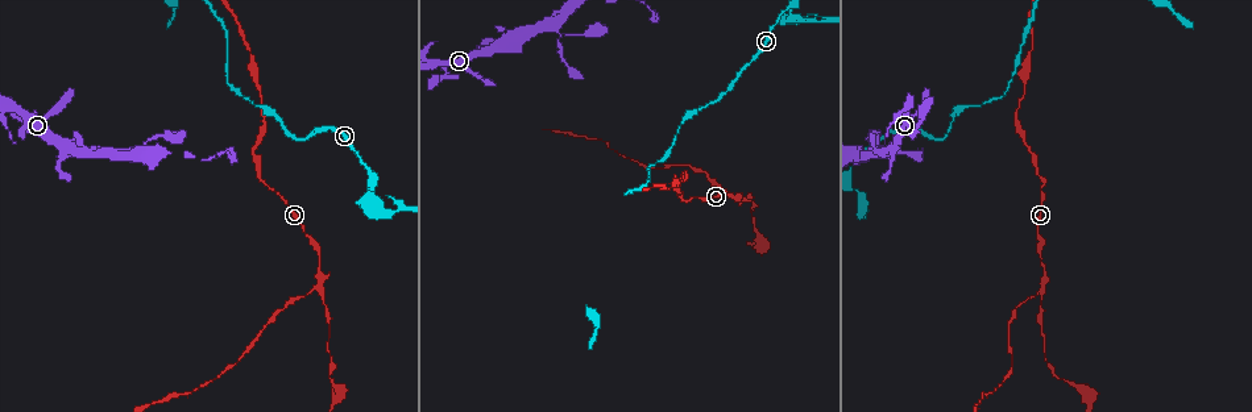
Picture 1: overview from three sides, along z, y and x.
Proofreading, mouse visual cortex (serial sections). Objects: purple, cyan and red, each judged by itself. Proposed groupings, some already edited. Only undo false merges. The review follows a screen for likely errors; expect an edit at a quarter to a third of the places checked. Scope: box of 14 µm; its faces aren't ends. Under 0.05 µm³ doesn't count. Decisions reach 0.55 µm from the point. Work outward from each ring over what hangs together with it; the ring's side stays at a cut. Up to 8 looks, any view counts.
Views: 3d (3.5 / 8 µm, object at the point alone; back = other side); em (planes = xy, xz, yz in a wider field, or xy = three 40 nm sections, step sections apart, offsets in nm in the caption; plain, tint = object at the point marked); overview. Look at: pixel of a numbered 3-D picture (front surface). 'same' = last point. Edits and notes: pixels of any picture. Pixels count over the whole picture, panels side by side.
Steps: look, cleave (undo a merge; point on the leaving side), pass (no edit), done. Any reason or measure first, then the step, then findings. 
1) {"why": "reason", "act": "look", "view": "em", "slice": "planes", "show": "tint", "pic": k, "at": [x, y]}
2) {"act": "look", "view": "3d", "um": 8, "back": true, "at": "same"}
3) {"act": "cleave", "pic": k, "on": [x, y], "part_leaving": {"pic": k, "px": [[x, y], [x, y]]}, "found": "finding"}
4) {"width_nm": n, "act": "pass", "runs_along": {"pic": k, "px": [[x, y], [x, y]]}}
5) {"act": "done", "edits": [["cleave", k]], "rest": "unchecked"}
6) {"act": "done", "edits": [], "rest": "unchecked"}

{"why": "arms part here", "act": "look", "view": "3d", "um": 8, "pic": 1, "at": [893, 147]}

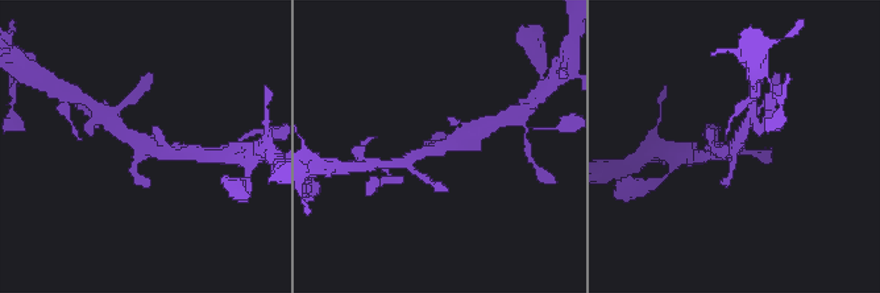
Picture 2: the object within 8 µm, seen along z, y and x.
{"why": "zoom in", "act": "look", "view": "3d", "um": 3.5, "pic": 2, "at": [138, 144]}

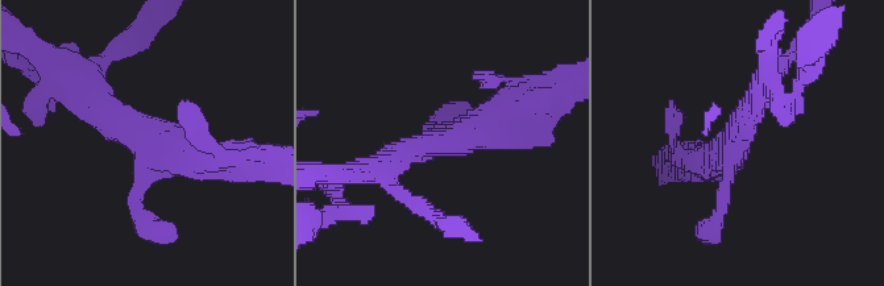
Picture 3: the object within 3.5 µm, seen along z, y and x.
{"why": "now the EM", "act": "look", "view": "em", "slice": "xy", "step": 2, "show": "tint", "pic": 3, "at": [736, 141]}

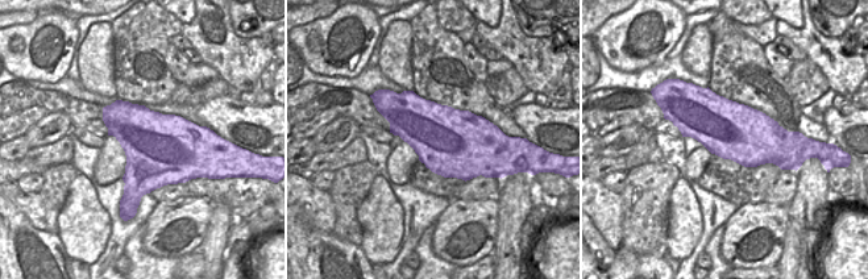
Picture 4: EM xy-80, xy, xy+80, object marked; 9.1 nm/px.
{"act": "pass", "runs_along": {"pic": 3, "px": [[81, 87], [133, 136], [221, 161]]}, "found": "continuous, no second cell"}

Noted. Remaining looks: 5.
{"why": "looks like a crossing", "act": "look", "view": "3d", "um": 8, "back": true, "pic": 1, "at": [552, 24]}

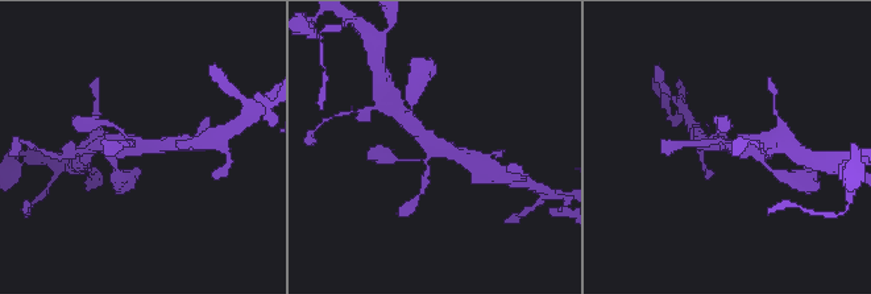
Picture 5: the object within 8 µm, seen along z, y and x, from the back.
{"why": "closer look", "act": "look", "view": "3d", "um": 3.5, "pic": 5, "at": [439, 148]}

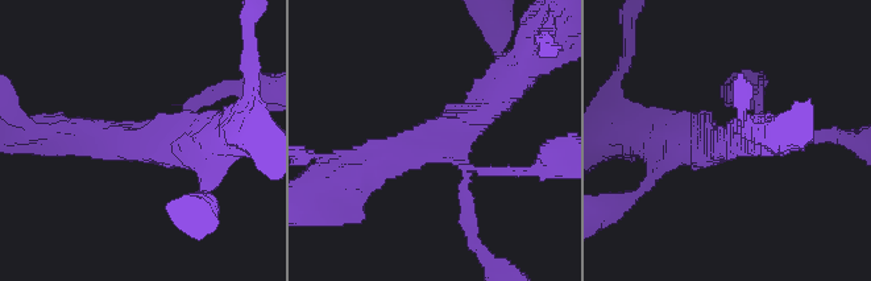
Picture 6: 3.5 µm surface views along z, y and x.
{"arms": 4, "arm_widths_nm": [150, 150, 400, 400], "why": "need the tissue", "act": "look", "view": "em", "slice": "xy", "step": 1, "show": "tint", "pic": 6, "at": [142, 140]}

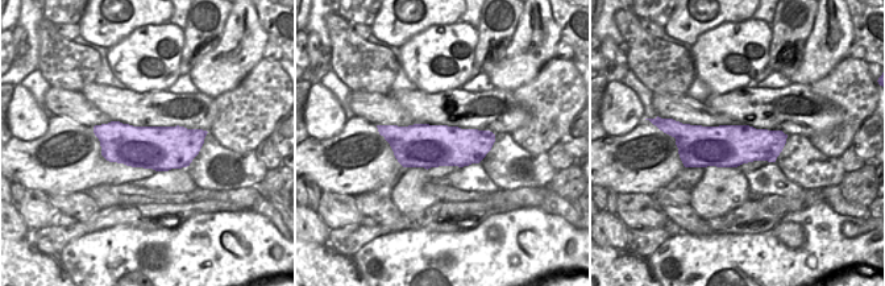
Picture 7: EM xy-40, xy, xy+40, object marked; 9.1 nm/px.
{"act": "pass", "runs_along": {"pic": 6, "px": [[360, 172], [436, 141], [506, 83]]}, "found": "continuous, no second cell"}

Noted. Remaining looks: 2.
{"why": "calibre changes", "act": "look", "view": "3d", "um": 3.5, "pic": 1, "at": [862, 213]}

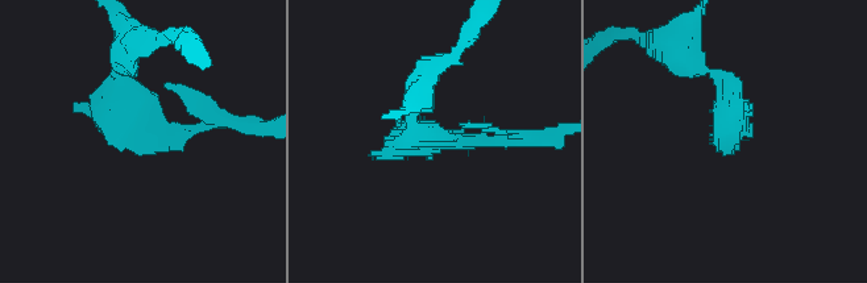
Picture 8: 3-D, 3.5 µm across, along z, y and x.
{"act": "look", "view": "em", "slice": "xy", "step": 2, "show": "tint", "pic": 8, "at": [457, 142]}

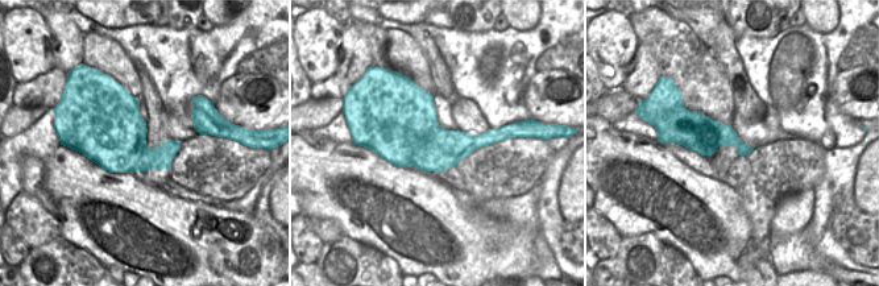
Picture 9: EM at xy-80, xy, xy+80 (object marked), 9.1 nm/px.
{"act": "cleave", "pic": 8, "on": [539, 138], "part_leaving": {"pic": 8, "px": [[494, 141], [535, 138], [547, 128]]}, "found": "a second cell is stuck on"}

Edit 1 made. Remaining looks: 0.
{"act": "done", "edits": [["cleave", 8]], "rest": "unchecked"}

